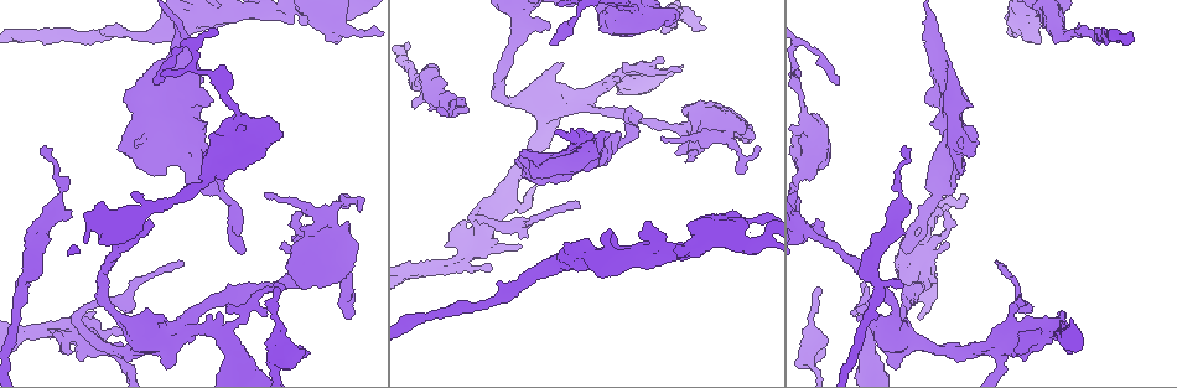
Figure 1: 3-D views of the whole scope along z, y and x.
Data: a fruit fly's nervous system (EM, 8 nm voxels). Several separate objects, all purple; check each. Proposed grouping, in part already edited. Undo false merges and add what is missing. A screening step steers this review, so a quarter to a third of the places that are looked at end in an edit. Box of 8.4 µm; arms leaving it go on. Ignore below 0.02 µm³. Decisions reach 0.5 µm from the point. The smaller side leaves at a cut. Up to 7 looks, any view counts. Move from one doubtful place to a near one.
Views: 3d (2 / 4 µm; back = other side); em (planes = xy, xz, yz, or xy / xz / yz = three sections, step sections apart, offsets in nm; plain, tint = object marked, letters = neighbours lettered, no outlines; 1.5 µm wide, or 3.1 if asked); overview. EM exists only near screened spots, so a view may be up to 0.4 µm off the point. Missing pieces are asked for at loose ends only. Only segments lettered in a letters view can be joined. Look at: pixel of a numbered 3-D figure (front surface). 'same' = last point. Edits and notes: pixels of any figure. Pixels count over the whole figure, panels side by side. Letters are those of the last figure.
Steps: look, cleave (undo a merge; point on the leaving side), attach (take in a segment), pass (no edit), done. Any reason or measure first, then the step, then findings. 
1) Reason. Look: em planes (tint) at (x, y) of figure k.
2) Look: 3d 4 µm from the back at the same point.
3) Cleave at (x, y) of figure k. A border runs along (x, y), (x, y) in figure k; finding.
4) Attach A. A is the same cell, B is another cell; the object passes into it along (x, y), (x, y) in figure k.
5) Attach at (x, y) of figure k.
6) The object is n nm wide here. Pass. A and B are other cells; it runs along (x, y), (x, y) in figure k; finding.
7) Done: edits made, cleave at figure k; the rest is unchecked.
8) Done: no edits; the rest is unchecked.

Free end. Look: 3d 2 µm at (145, 168) of figure 1.

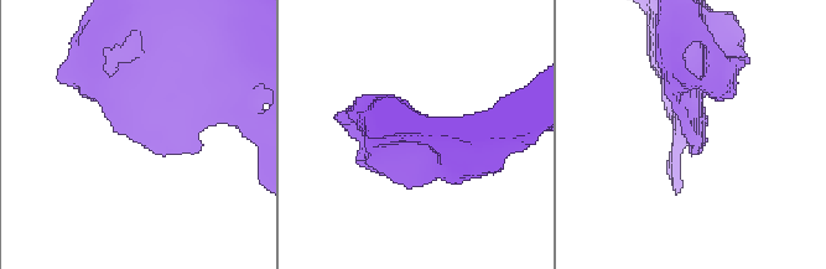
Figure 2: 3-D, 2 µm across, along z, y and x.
Need the tissue. Look: em planes (letters) at (136, 134) of figure 2.

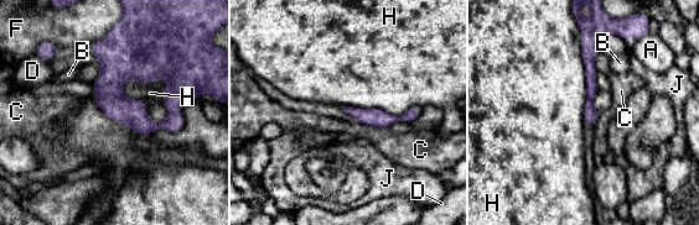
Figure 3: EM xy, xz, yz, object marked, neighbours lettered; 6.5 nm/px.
Pass. A, B, C, D, F, H and J are other cells; a border runs along (127, 79), (124, 95), (164, 123) in figure 3; none of them fits.

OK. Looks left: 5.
Long arm stops here. Look: em planes (letters) at (580, 205) of figure 1.

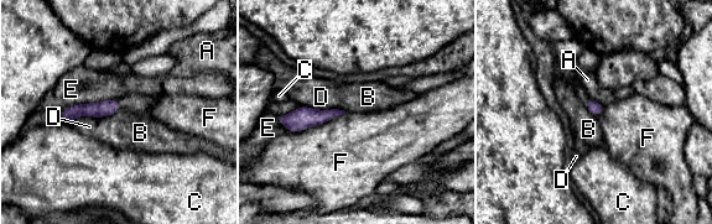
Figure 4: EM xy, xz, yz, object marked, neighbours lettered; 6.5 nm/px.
Pass. A, B, C, D, E and F are other cells; none of them fits.

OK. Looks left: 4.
Look: 3d 4 µm at (838, 250) of figure 1.

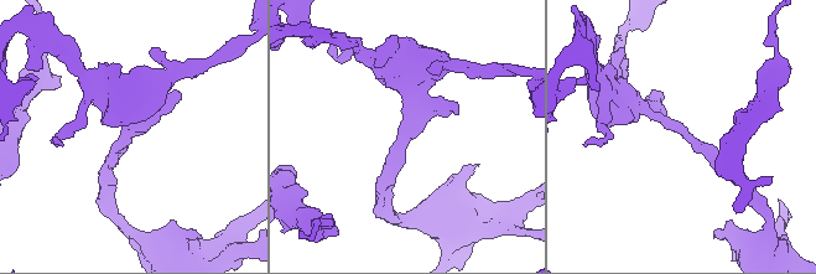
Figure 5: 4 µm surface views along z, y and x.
Look: em xy step 8 (tint) at (130, 129) of figure 5.

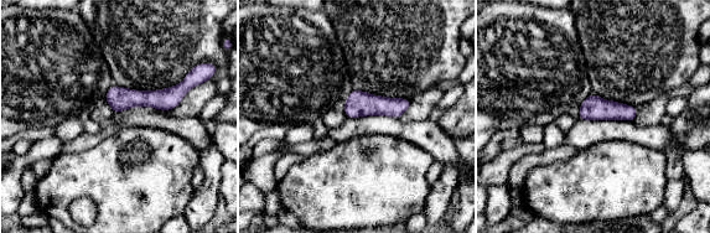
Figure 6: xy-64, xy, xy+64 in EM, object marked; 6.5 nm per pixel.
Look: em xy step 8 (letters) at the same point.

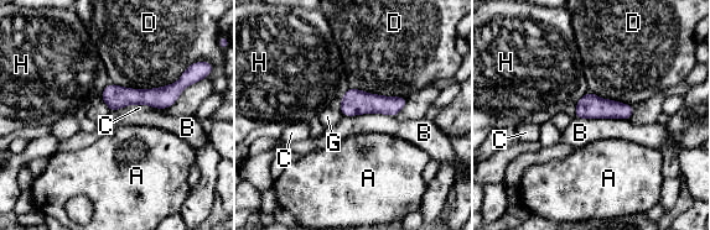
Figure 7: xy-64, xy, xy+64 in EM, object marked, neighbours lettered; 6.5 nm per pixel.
Pass. A, B, C, D, G and H are other cells; it runs along (176, 90), (166, 97), (104, 97) in figure 7; one cell here.

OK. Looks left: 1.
Done: no edits; the rest is unchecked.

